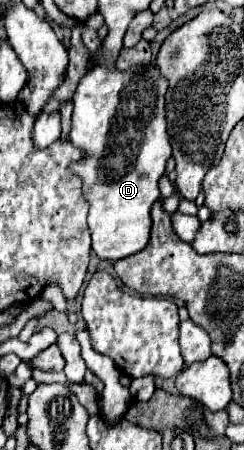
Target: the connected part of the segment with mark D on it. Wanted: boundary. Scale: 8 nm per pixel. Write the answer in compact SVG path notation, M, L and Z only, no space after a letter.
M157 64L131 66L127 70L95 66L79 82L73 94L73 116L69 138L73 144L85 150L85 158L73 164L73 172L83 178L83 192L89 202L89 230L93 240L93 252L101 260L121 260L149 242L151 234L151 206L159 200L159 178L165 174L165 164L171 158L171 142L165 120L165 92L169 82L159 72Z

